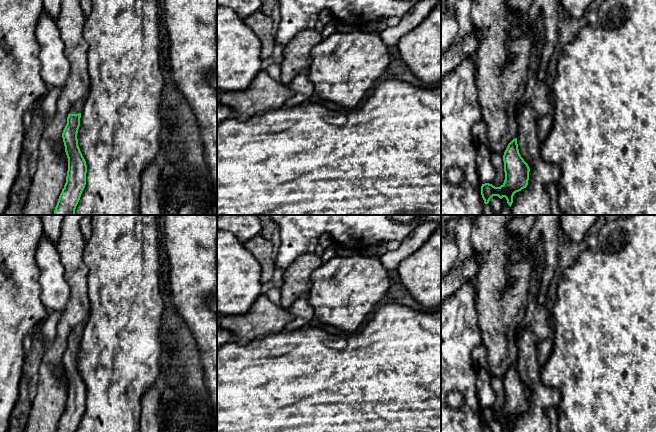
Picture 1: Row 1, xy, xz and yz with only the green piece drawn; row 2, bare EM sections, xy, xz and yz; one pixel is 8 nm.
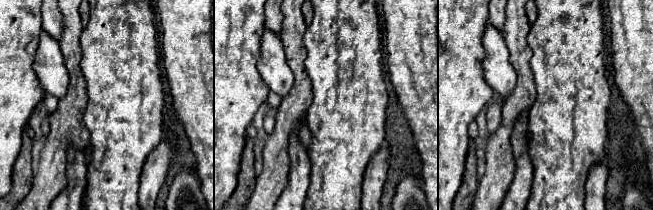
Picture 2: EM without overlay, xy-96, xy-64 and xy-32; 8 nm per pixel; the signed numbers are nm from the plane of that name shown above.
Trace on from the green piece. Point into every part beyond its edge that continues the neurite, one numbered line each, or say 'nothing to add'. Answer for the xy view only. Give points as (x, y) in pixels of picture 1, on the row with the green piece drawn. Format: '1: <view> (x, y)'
1: xy (77, 107)

